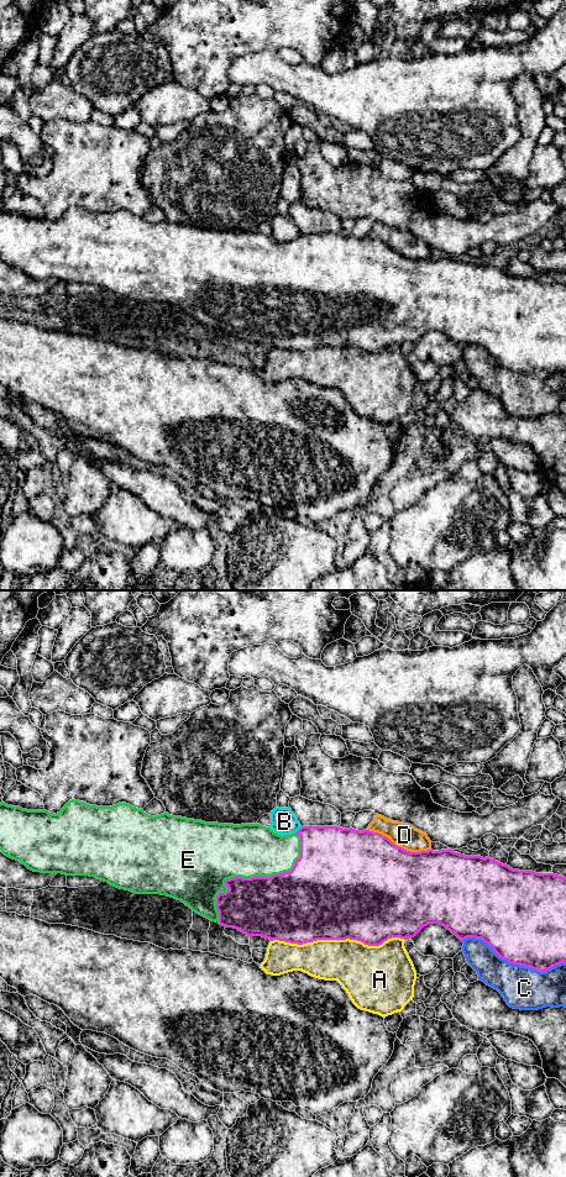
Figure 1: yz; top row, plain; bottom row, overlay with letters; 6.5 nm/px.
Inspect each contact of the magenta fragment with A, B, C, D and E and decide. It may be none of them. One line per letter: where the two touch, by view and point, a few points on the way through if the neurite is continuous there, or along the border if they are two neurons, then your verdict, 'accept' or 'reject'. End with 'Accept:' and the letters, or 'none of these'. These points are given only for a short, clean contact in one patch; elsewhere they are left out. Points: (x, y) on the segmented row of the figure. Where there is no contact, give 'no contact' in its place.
A: yz (337, 939) | reject
B: yz (298, 830) | reject
C: yz (514, 963) | reject
D: yz (398, 846) | reject
E: yz (252, 877) | accept
Accept: E

